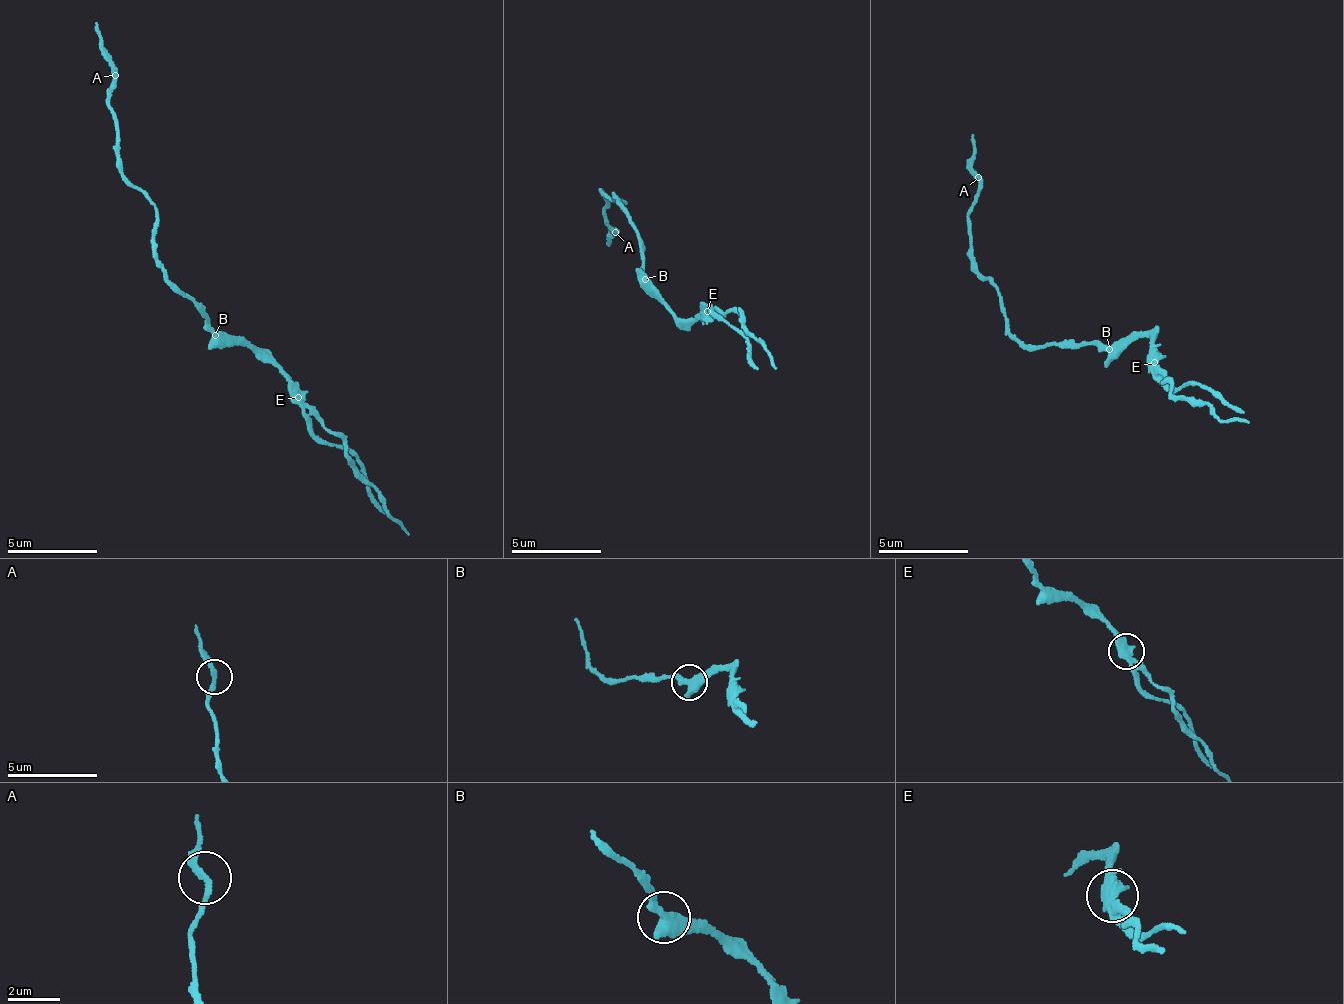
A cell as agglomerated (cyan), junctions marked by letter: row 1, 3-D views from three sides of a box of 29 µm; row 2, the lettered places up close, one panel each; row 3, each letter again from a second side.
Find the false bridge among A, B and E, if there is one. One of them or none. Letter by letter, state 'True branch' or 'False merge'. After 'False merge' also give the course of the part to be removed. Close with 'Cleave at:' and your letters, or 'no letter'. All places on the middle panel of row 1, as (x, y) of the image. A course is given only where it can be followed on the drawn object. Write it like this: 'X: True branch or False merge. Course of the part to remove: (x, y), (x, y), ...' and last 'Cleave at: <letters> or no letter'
A: True branch
B: True branch
E: False merge. Course of the part to remove: (706, 310), (745, 315), (744, 330), (767, 346), (774, 367)
Cleave at: E

